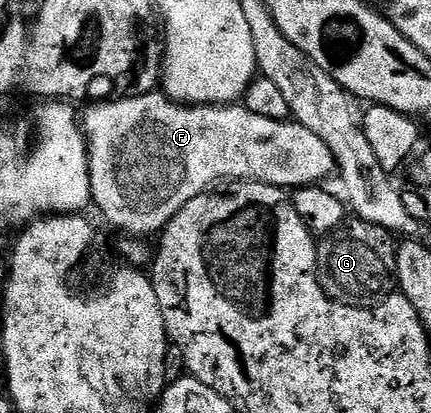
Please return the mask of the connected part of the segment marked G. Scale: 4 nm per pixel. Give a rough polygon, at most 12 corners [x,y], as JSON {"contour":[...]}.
{"contour":[[349,219],[319,241],[331,300],[371,308],[397,287],[397,247]]}

